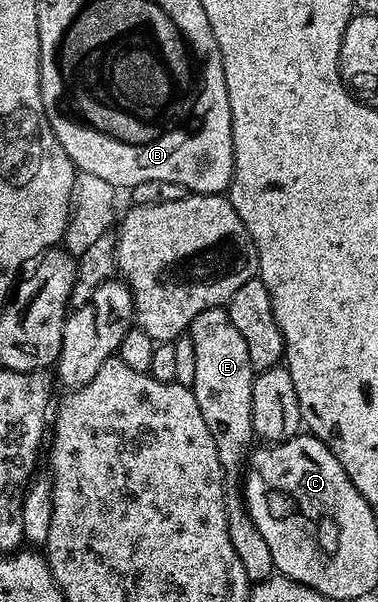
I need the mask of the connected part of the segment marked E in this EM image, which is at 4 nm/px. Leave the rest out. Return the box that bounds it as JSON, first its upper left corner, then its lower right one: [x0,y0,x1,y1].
[187,306,275,584]

